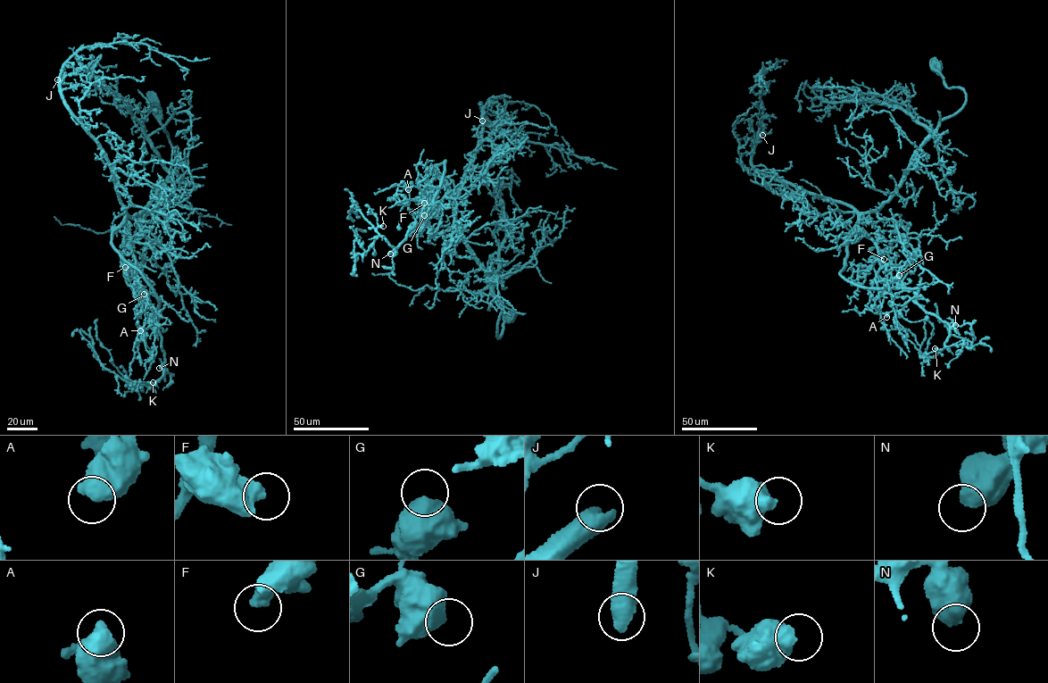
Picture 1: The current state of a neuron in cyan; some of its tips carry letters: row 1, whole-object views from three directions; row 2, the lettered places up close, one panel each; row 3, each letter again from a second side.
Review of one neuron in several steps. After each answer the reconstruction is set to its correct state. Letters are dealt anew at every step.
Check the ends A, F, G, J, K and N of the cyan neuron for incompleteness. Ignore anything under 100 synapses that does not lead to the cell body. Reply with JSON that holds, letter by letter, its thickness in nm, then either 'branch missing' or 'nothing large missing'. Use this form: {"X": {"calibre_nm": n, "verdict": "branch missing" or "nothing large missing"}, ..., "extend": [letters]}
{"A": {"calibre_nm": 600, "verdict": "nothing large missing"}, "F": {"calibre_nm": 550, "verdict": "nothing large missing"}, "G": {"calibre_nm": 650, "verdict": "nothing large missing"}, "J": {"calibre_nm": 600, "verdict": "branch missing"}, "K": {"calibre_nm": 600, "verdict": "nothing large missing"}, "N": {"calibre_nm": 600, "verdict": "nothing large missing"}, "extend": ["J"]}

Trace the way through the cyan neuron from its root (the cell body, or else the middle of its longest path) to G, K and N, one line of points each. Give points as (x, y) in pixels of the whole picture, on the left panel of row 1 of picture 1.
G: (152, 100), (179, 166), (139, 214), (127, 214), (112, 240), (152, 287), (159, 307), (150, 309), (144, 294)
K: (152, 100), (179, 166), (124, 222), (165, 354), (163, 376), (145, 383), (153, 382)
N: (152, 100), (179, 166), (139, 214), (127, 214), (124, 227), (137, 284), (157, 316), (165, 354), (159, 368)

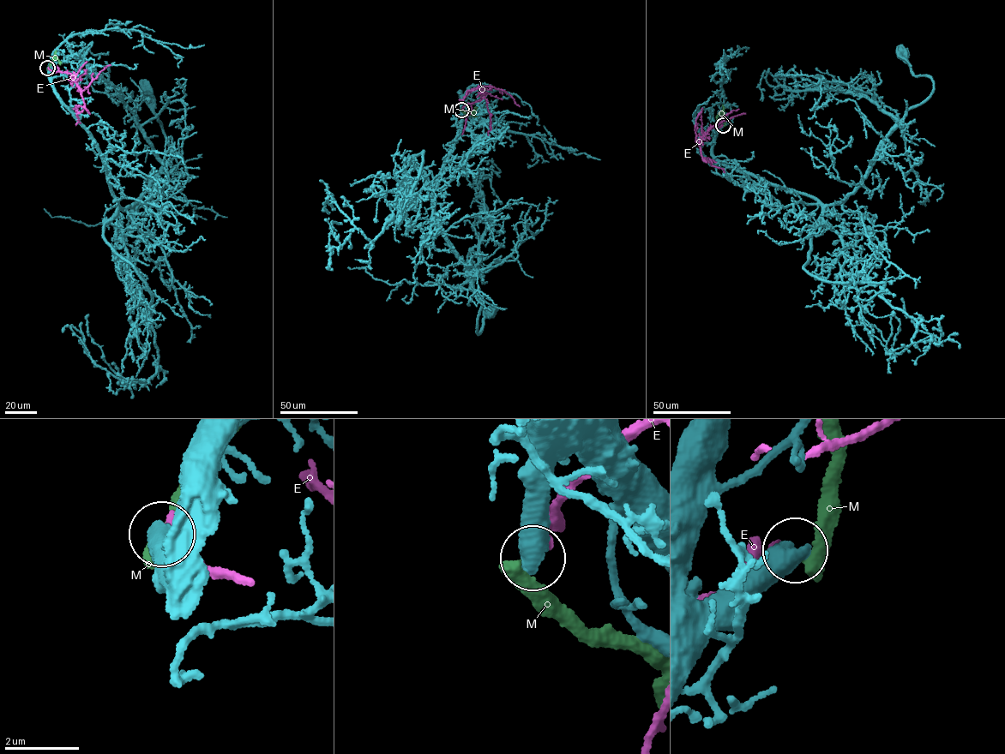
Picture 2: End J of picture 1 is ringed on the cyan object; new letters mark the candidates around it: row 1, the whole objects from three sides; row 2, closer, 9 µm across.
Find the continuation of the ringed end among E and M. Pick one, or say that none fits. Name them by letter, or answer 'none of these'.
none of these

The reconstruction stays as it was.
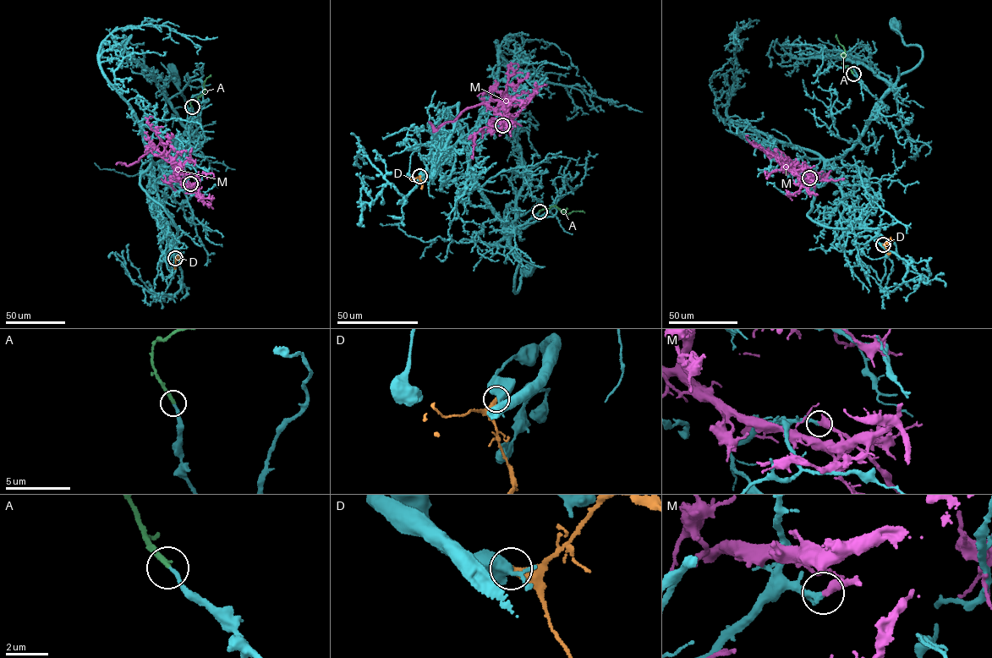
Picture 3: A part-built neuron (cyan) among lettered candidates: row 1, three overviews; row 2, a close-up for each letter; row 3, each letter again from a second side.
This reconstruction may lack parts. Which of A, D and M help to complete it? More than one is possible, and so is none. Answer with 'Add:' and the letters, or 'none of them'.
Add: A

